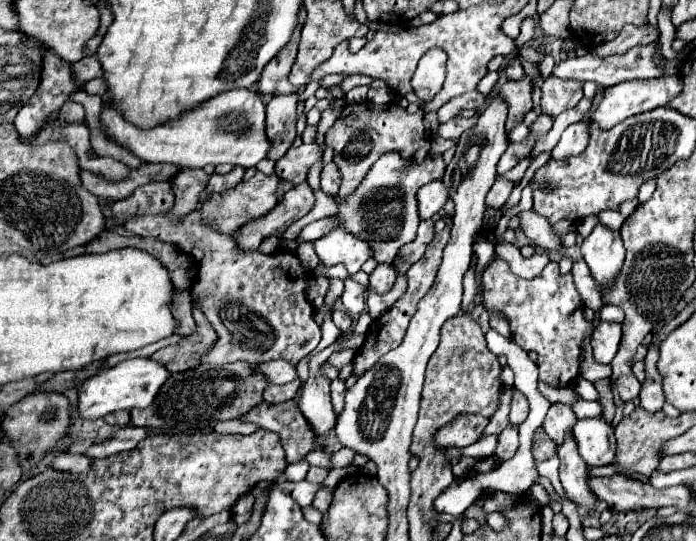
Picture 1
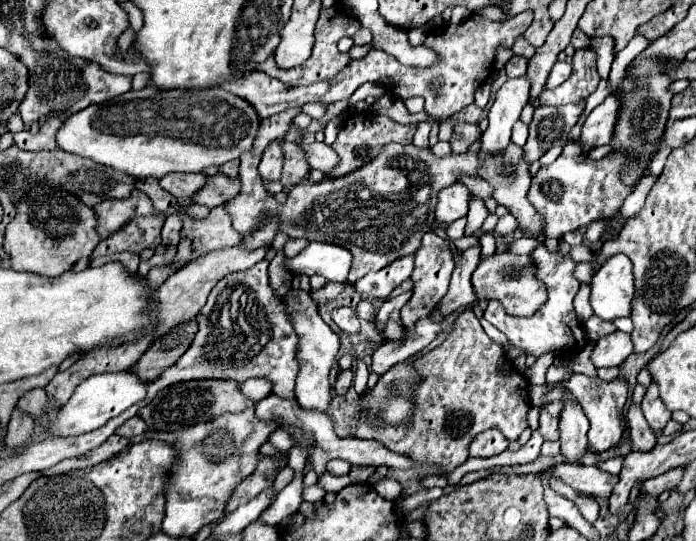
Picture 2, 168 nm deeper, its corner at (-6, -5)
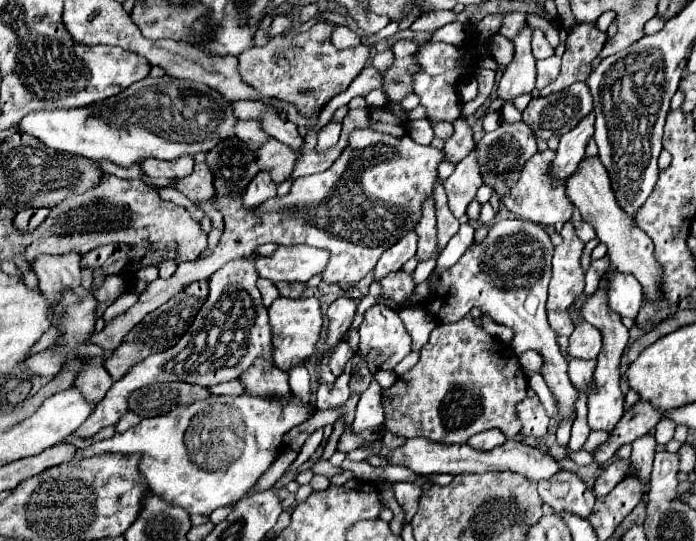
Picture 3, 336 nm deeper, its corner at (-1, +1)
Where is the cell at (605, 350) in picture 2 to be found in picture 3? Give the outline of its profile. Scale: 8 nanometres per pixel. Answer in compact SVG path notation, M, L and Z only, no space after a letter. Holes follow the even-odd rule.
M581 322L575 326L575 332L569 338L569 358L597 358L603 346L603 336L601 332L587 324Z

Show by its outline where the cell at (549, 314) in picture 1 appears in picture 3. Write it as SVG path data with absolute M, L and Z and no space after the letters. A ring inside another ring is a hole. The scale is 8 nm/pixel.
M569 222L563 226L561 238L563 242L555 248L553 254L553 274L549 282L547 312L567 310L573 298L585 288L583 272L579 266L579 258L585 244L575 236L575 230Z

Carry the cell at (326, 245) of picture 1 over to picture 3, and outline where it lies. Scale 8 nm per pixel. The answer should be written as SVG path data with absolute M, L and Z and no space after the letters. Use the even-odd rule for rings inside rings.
M307 244L281 246L267 258L257 258L255 266L261 278L273 282L307 282L311 276L321 276L327 268L329 252Z

